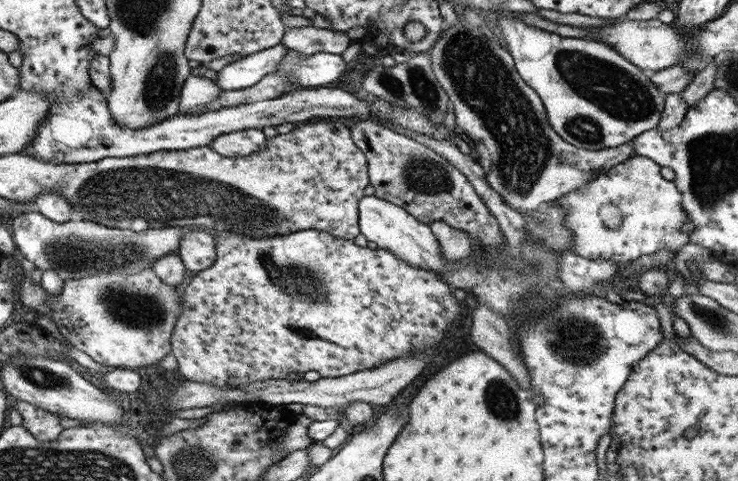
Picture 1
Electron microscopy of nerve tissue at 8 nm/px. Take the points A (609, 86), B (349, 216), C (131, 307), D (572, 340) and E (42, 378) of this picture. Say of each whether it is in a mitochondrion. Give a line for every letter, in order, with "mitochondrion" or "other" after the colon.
A: mitochondrion
B: other
C: mitochondrion
D: mitochondrion
E: mitochondrion

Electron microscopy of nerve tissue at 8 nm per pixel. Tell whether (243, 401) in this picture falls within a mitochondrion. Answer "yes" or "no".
no

